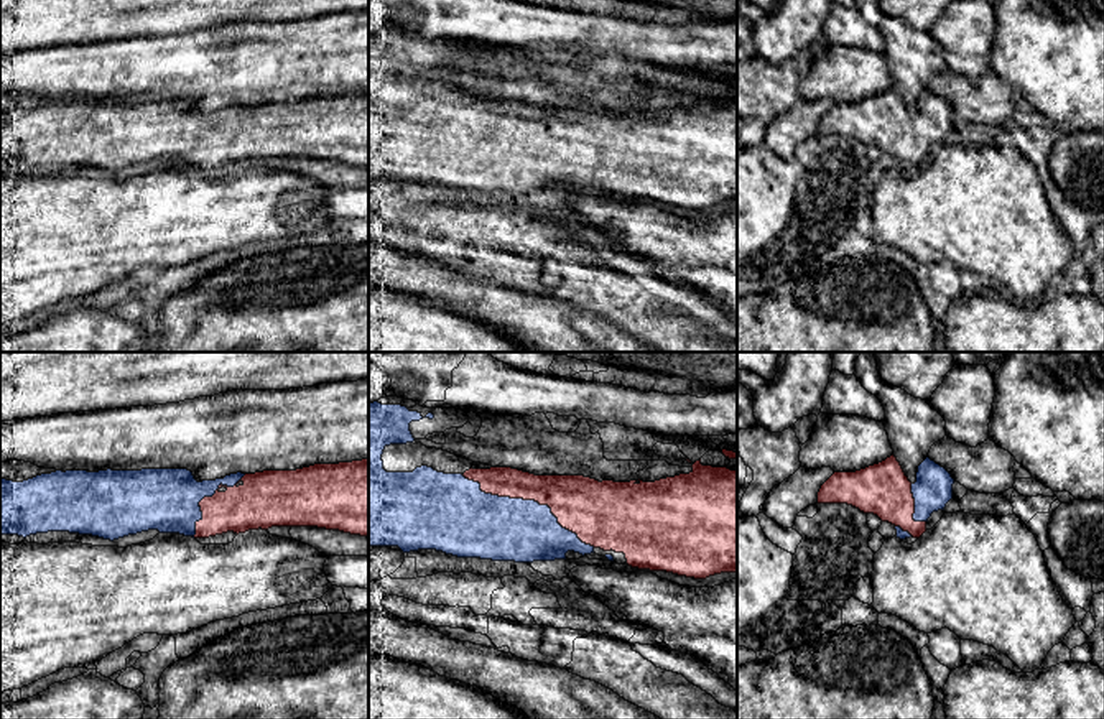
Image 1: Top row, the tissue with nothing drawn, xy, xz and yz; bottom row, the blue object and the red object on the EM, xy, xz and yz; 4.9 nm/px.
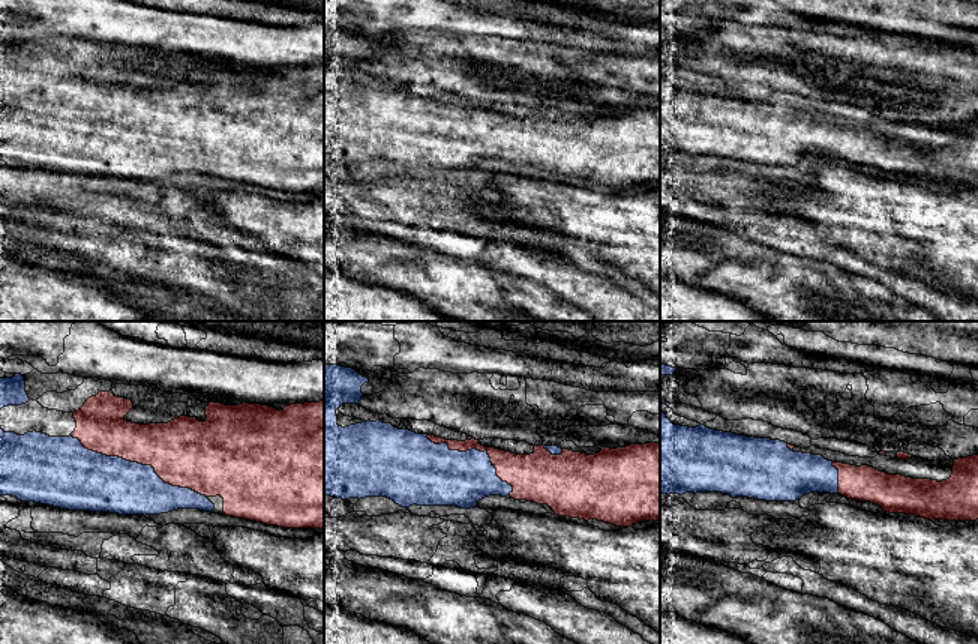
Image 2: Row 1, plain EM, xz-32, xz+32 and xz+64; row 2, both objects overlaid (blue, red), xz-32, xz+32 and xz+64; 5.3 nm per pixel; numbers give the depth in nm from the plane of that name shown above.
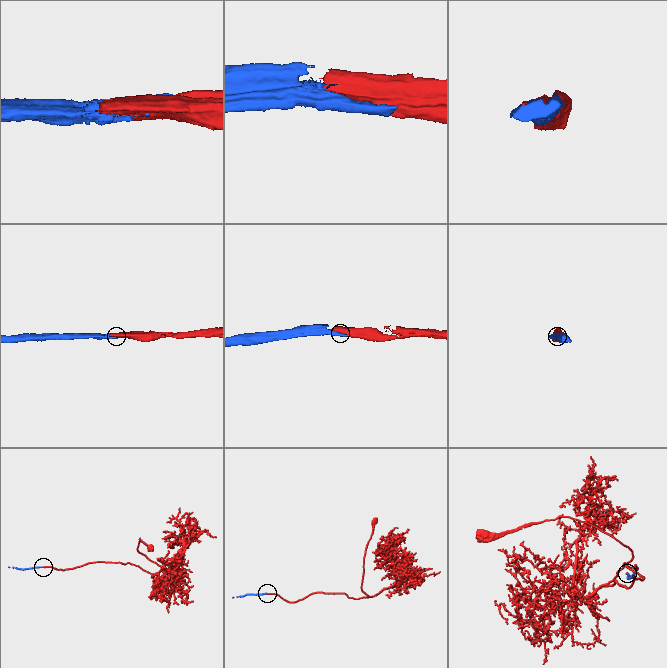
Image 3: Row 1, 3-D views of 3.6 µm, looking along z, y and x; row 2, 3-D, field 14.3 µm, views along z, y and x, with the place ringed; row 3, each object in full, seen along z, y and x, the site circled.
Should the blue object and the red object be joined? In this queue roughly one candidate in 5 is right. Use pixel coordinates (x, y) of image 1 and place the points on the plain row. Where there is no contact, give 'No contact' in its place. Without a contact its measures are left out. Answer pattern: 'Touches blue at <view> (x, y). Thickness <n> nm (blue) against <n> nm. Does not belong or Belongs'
Touches blue at xz (528, 132). Thickness 320 nm (blue) against 260 nm. Belongs

